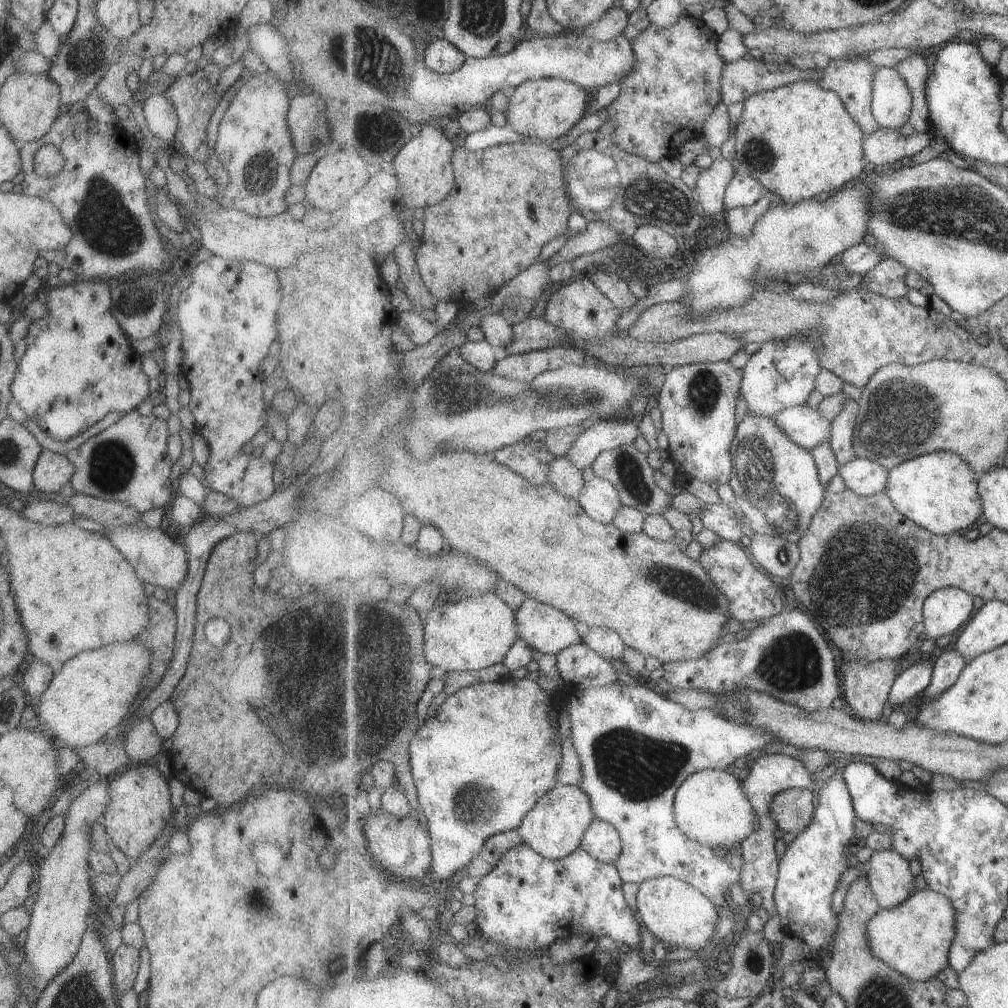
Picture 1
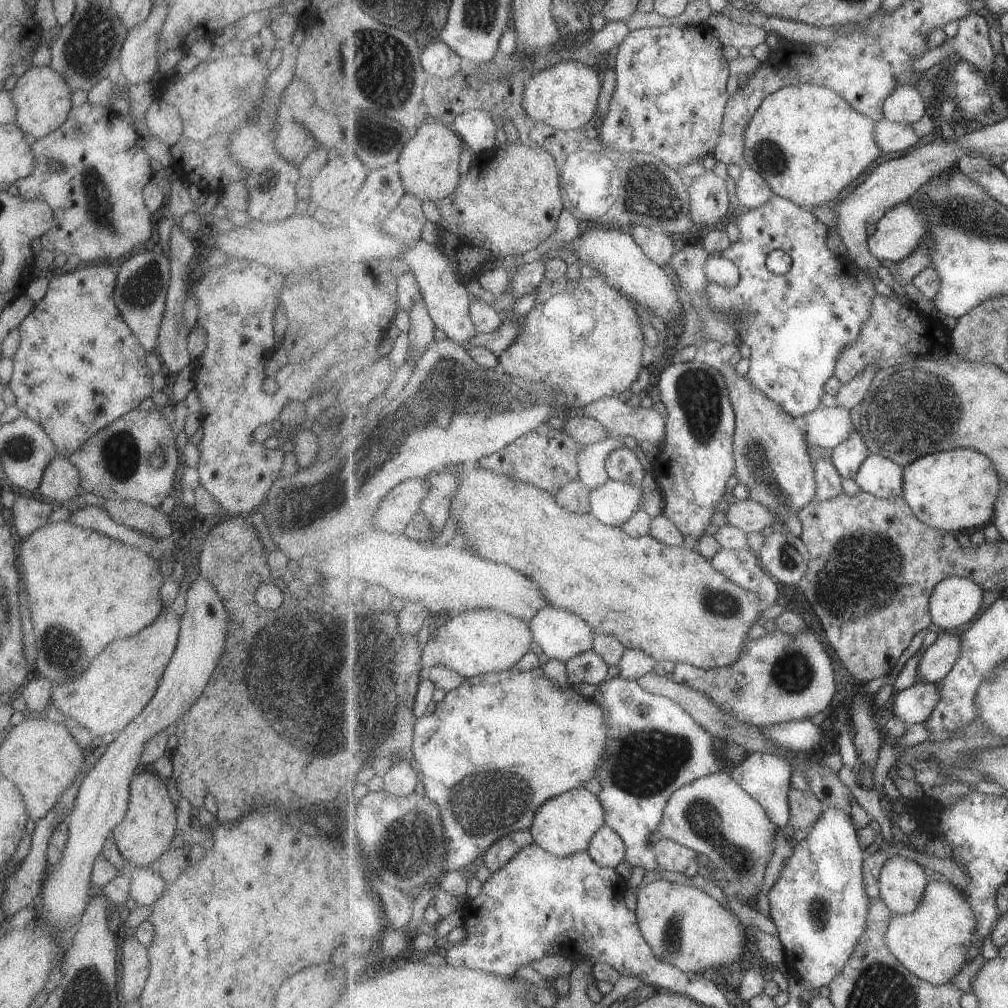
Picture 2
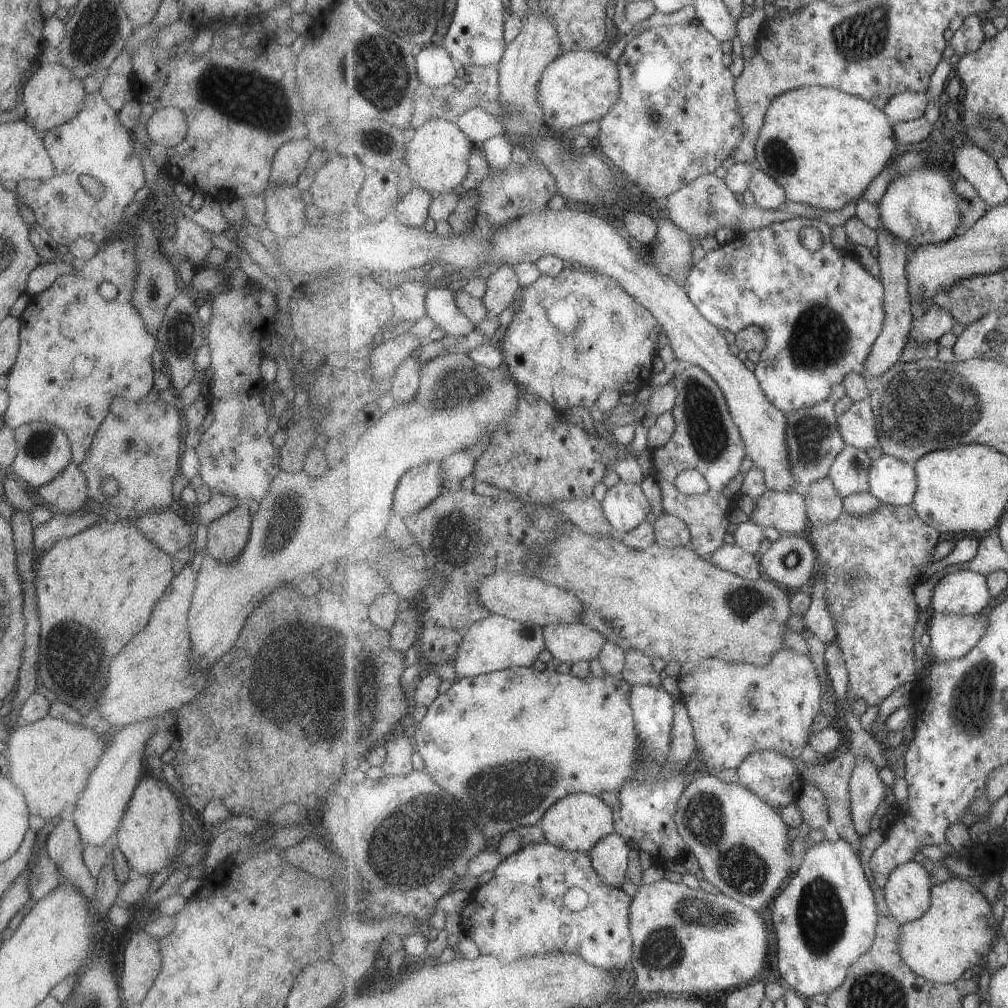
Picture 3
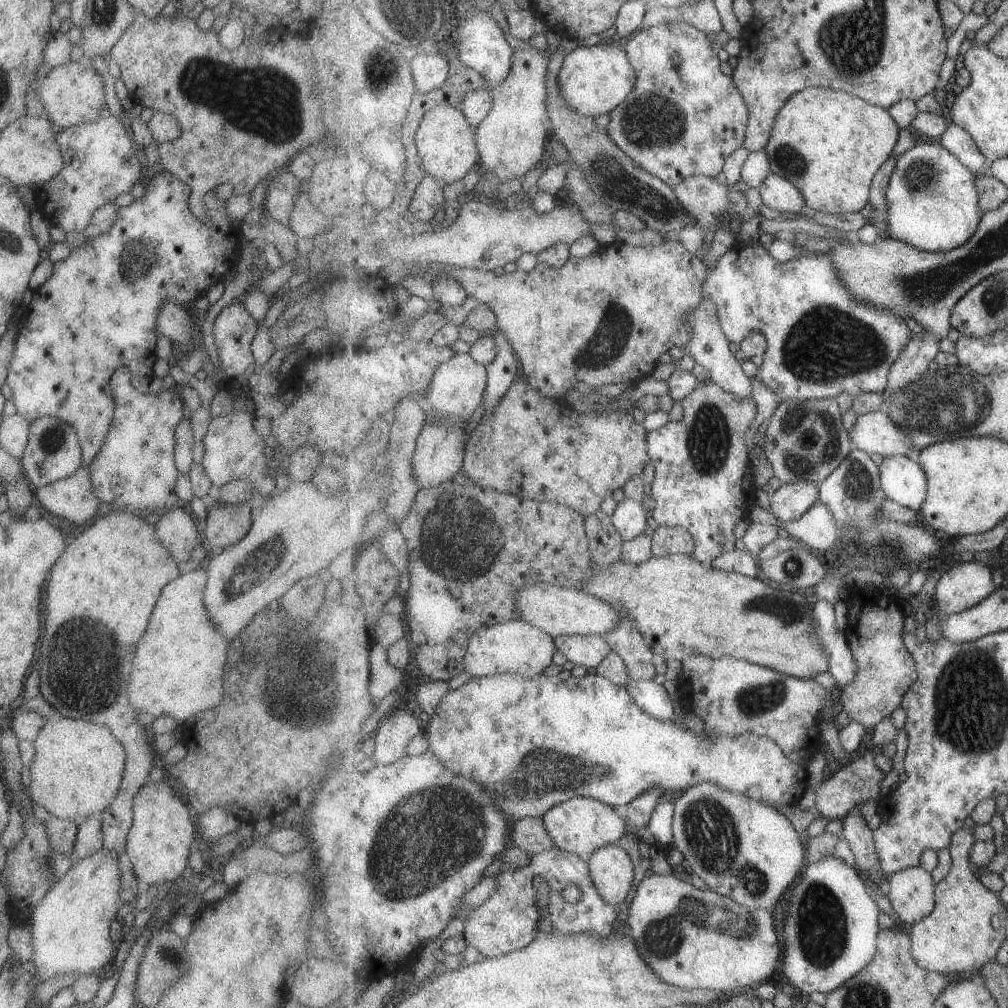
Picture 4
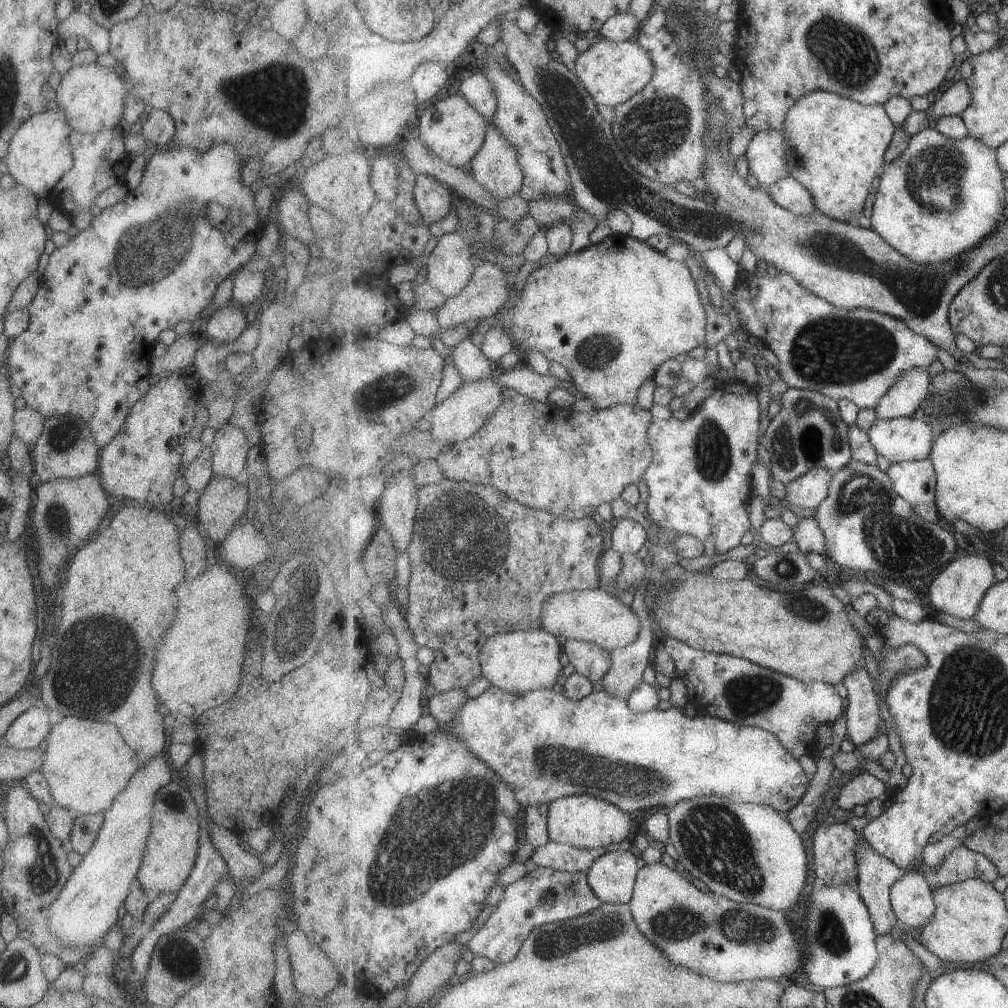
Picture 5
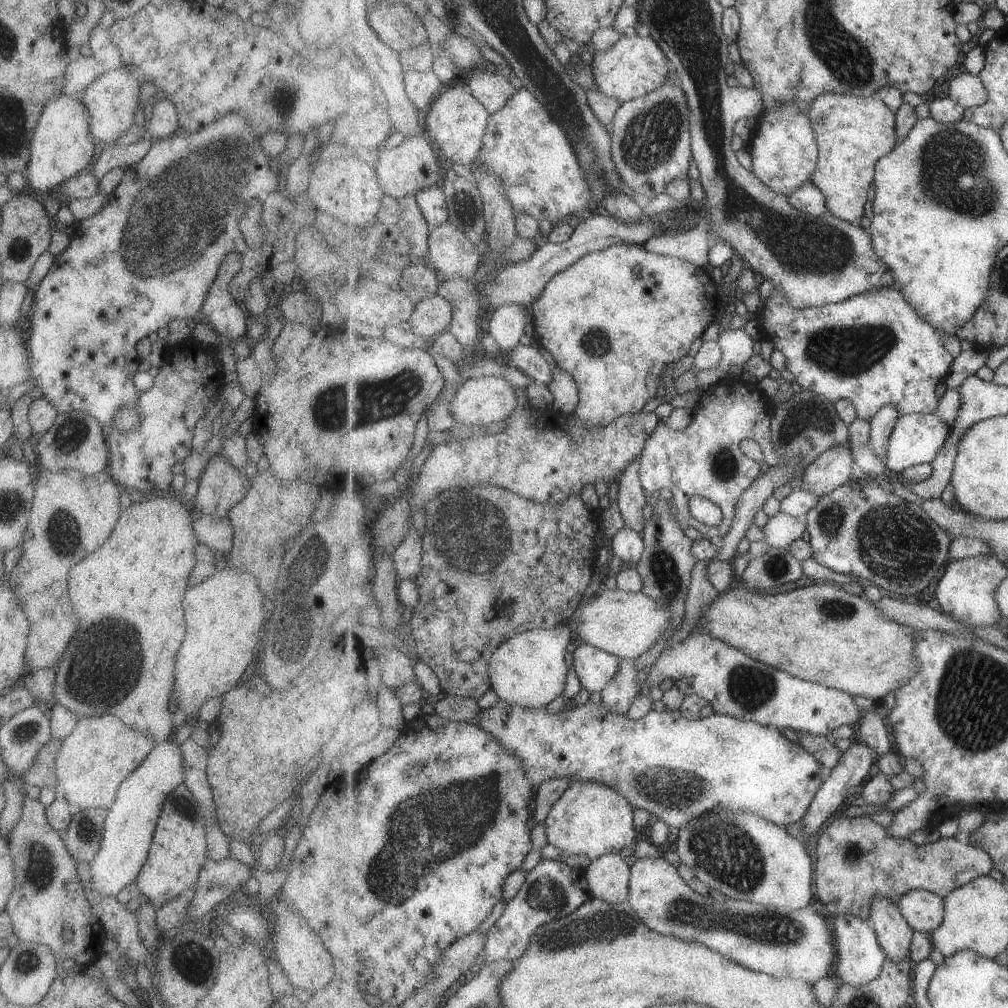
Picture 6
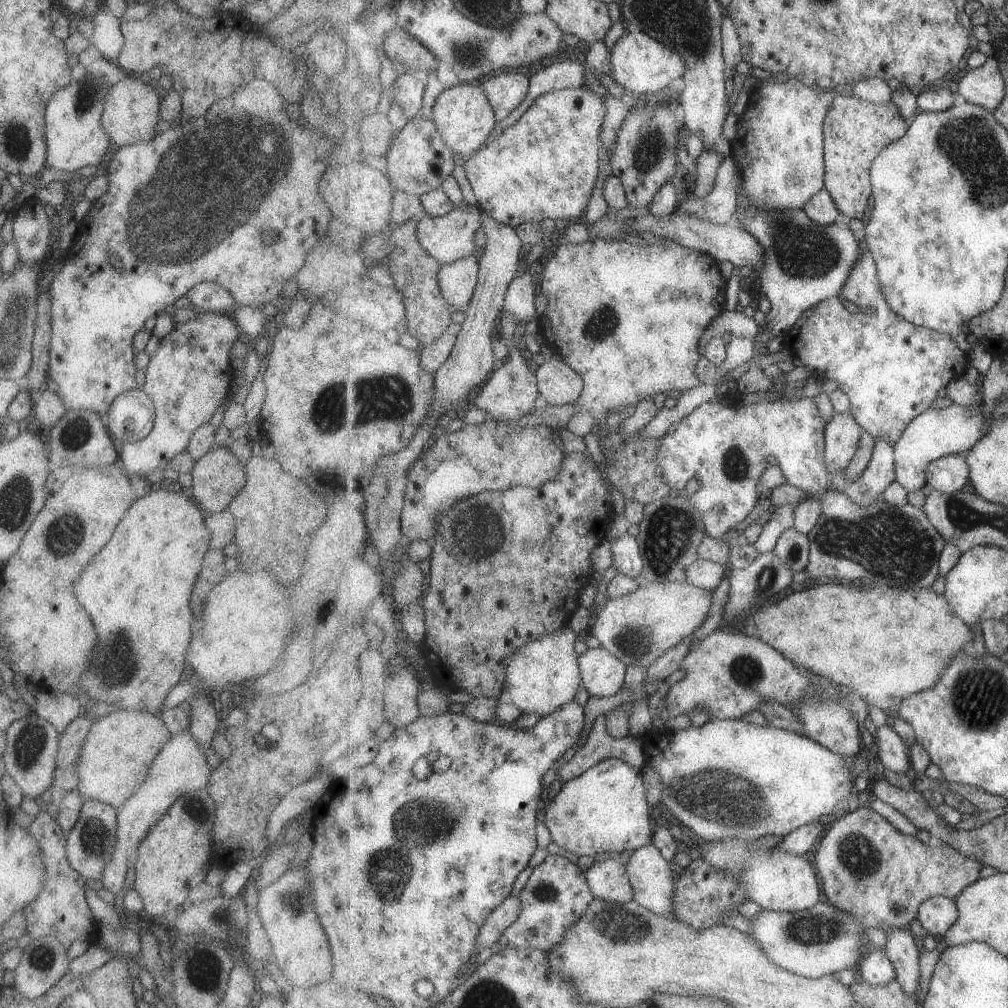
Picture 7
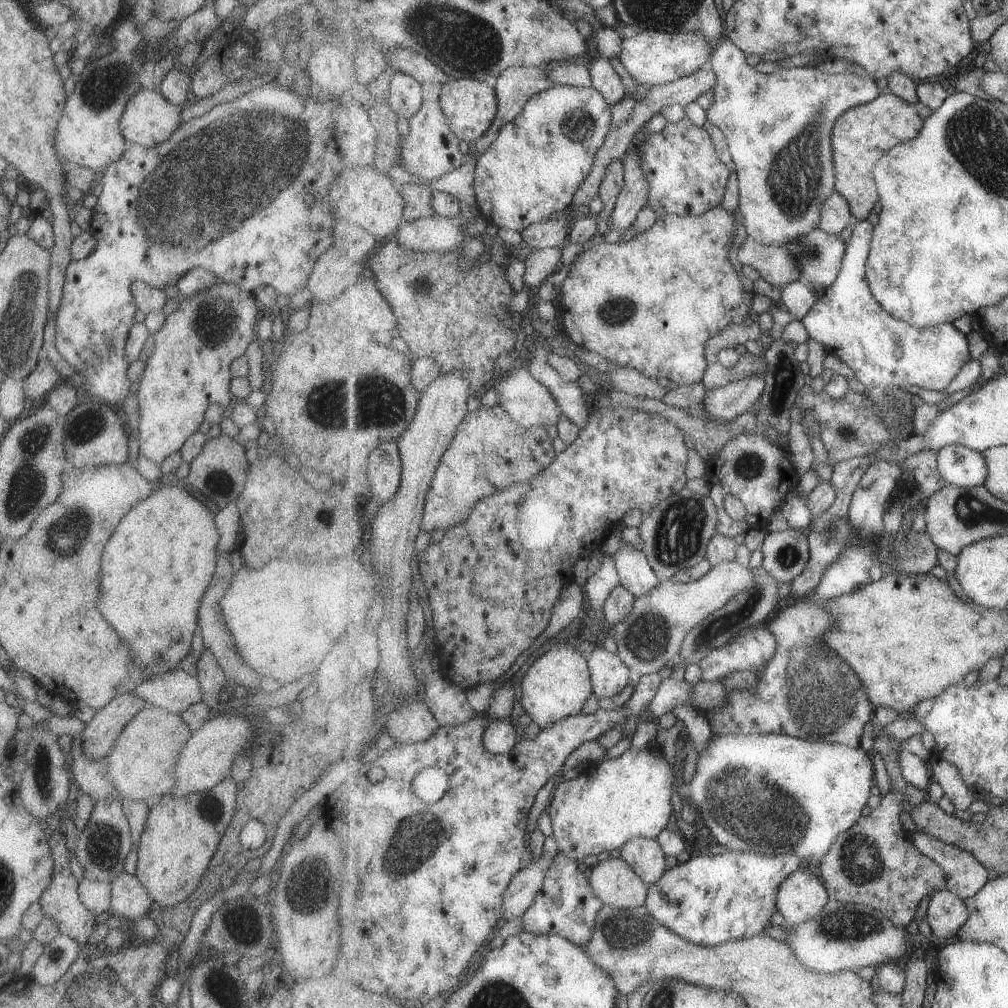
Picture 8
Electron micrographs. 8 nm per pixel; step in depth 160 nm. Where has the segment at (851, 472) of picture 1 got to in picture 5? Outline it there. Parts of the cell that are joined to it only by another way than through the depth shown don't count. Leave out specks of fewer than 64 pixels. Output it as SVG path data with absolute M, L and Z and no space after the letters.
M933 461L893 463L887 471L900 497L914 505L936 502L937 471Z

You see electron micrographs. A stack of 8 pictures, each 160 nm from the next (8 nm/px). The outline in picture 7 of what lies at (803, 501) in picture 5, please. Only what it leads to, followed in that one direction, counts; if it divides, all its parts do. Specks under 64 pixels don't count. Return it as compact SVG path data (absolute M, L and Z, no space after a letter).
M851 412L836 413L827 425L825 466L828 474L843 474L856 456L863 428Z

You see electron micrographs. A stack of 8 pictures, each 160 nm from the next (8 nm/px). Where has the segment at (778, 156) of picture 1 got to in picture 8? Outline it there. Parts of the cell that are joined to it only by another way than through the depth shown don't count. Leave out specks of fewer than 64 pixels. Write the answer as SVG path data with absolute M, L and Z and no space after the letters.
M885 90L876 100L853 106L837 120L832 137L833 162L836 166L835 190L848 200L855 220L865 221L869 218L879 200L874 169L880 159L893 146L919 136L924 124L919 107Z

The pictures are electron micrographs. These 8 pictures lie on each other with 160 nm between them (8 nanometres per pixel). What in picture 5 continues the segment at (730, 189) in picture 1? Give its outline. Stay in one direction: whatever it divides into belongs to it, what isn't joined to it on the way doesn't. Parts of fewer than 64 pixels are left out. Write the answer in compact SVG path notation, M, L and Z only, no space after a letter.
M793 176L785 177L767 189L777 204L797 215L810 215L815 210L812 192Z

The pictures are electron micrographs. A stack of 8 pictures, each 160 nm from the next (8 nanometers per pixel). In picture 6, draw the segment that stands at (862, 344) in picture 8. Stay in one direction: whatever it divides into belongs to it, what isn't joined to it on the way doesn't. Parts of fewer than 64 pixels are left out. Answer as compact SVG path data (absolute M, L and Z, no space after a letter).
M775 287L771 294L769 294L769 297L765 299L765 302L762 303L762 306L758 308L756 319L759 320L759 332L762 339L771 341L774 347L785 356L786 370L791 372L794 376L794 384L797 387L811 390L816 394L825 396L828 400L833 400L835 403L842 399L851 400L857 408L857 414L864 420L872 420L873 416L875 416L883 406L895 404L895 402L897 402L897 408L899 408L901 417L914 413L935 413L940 404L940 399L937 398L937 386L949 375L951 366L953 366L953 360L955 360L955 357L952 356L948 348L945 348L941 334L939 334L925 318L921 318L921 314L915 312L915 308L907 302L905 296L903 296L897 288L881 288L881 290L873 290L873 292L863 292L863 294L857 294L857 296L845 300L845 302L841 304L795 308L793 302L785 296L785 292L781 292L781 290L777 290Z

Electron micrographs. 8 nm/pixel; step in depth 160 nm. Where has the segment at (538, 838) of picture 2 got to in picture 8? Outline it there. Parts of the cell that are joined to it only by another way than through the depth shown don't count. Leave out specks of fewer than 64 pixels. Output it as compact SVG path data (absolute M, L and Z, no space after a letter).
M645 746L643 750L630 748L619 758L597 761L574 780L558 780L554 796L547 807L553 820L557 852L579 861L587 856L620 850L635 838L657 839L671 820L673 788L677 782L675 771L675 765L671 766L667 762L661 749L653 752Z

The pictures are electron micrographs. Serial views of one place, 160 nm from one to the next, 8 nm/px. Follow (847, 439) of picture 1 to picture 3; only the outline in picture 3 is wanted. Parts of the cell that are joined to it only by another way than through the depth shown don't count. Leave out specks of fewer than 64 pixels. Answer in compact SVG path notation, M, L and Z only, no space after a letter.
M847 445L837 457L830 470L835 488L845 498L853 493L869 493L869 471L872 467L874 454Z

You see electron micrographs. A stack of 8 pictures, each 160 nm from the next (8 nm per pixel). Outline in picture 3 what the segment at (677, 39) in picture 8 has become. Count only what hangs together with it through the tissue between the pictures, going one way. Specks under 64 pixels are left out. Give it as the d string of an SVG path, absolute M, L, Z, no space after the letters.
M577 49L569 51L550 64L539 85L539 100L544 108L547 128L563 132L600 120L620 102L622 82L620 66L599 50Z

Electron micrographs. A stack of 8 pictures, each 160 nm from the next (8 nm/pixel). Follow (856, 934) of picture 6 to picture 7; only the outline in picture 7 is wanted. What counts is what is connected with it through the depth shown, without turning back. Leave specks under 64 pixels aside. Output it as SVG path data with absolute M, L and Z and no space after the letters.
M870 943L862 955L863 958L857 967L860 980L871 985L879 985L897 979L895 965L883 948Z

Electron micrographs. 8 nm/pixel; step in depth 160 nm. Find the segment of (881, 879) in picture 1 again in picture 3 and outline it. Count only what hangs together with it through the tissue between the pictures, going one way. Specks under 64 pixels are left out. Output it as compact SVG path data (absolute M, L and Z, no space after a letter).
M911 861L897 867L884 889L889 911L902 925L919 920L932 907L935 883L927 863Z

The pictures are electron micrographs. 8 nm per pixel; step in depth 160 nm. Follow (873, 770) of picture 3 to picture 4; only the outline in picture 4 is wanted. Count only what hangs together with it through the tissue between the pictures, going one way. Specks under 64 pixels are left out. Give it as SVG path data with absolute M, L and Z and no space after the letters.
M861 806L855 807L843 818L842 837L849 842L854 854L854 866L864 879L870 879L881 890L887 890L889 878L881 868L880 856L874 839L874 830L861 816Z

